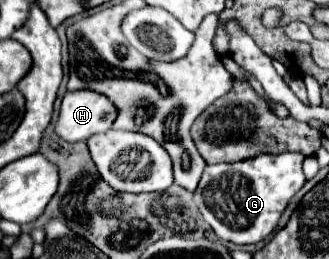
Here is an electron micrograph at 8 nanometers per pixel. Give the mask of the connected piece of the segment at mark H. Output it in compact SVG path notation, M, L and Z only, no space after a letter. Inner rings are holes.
M92 90L66 92L54 132L66 142L80 142L110 130L114 118L116 108L106 96Z

